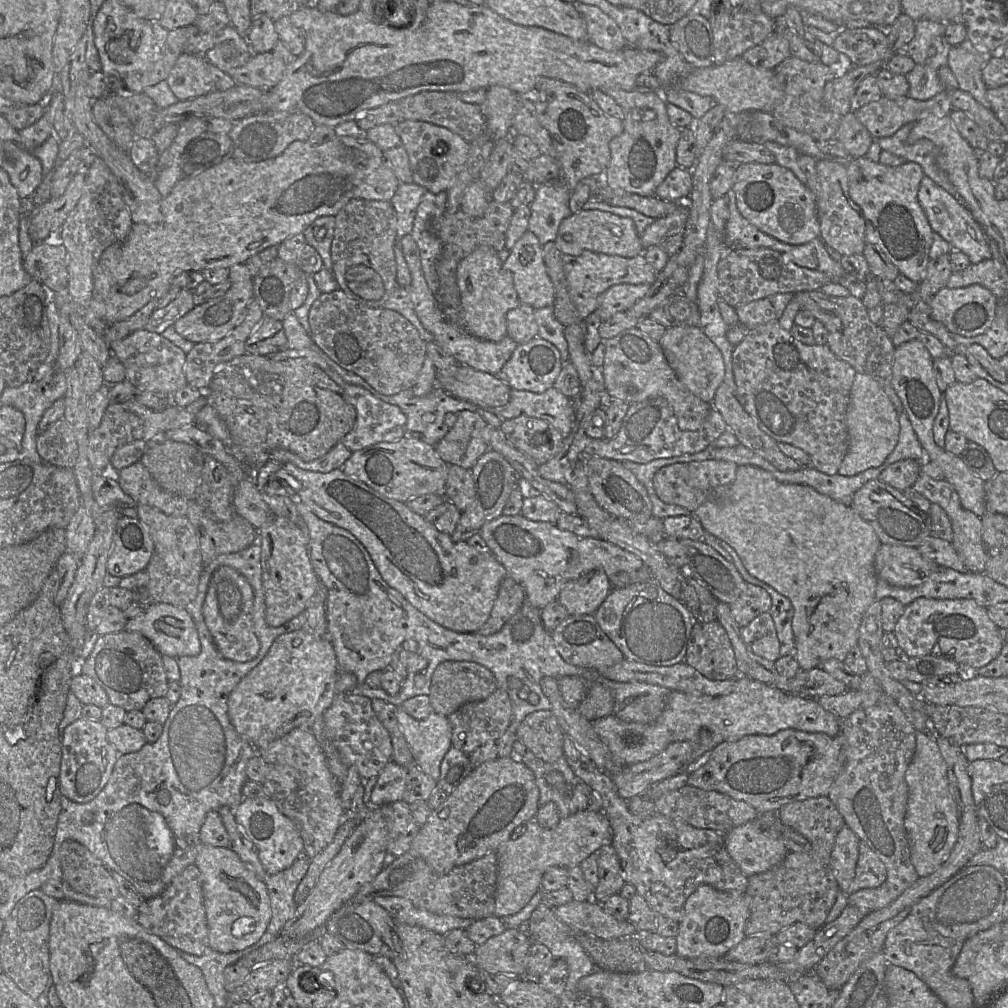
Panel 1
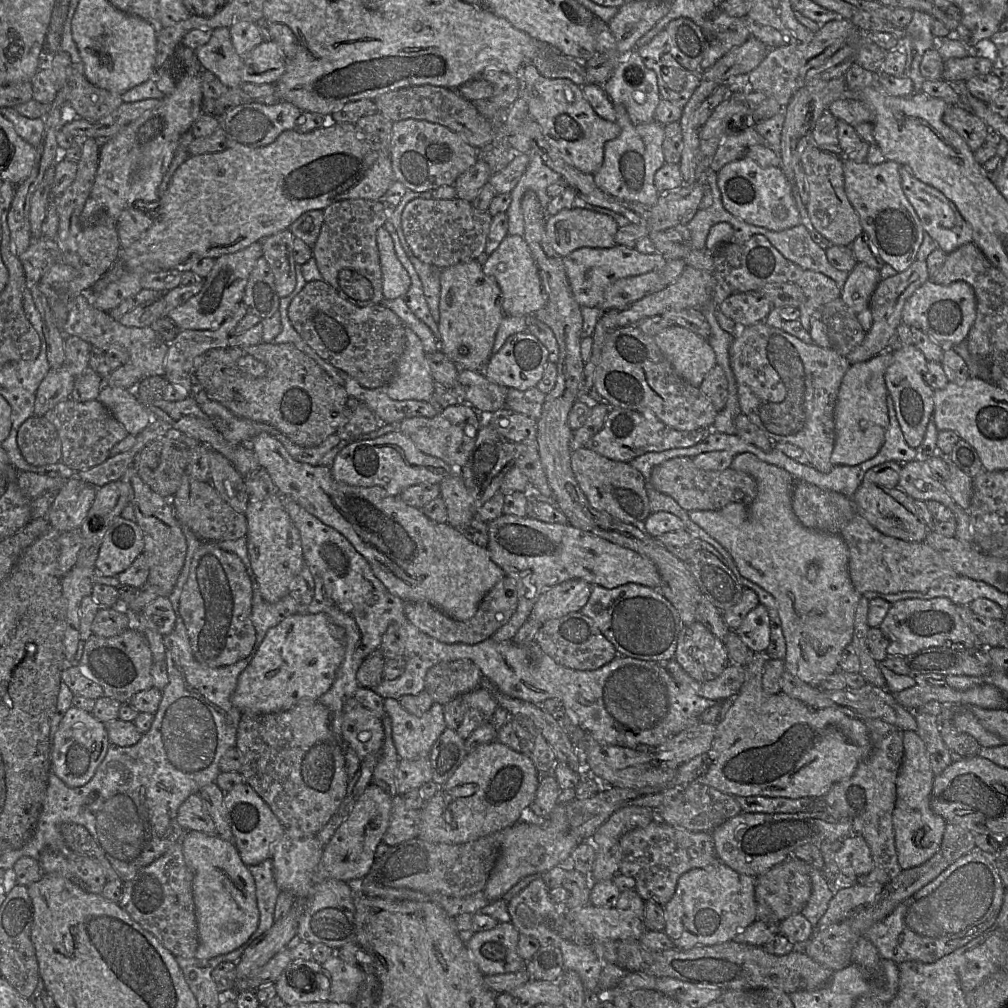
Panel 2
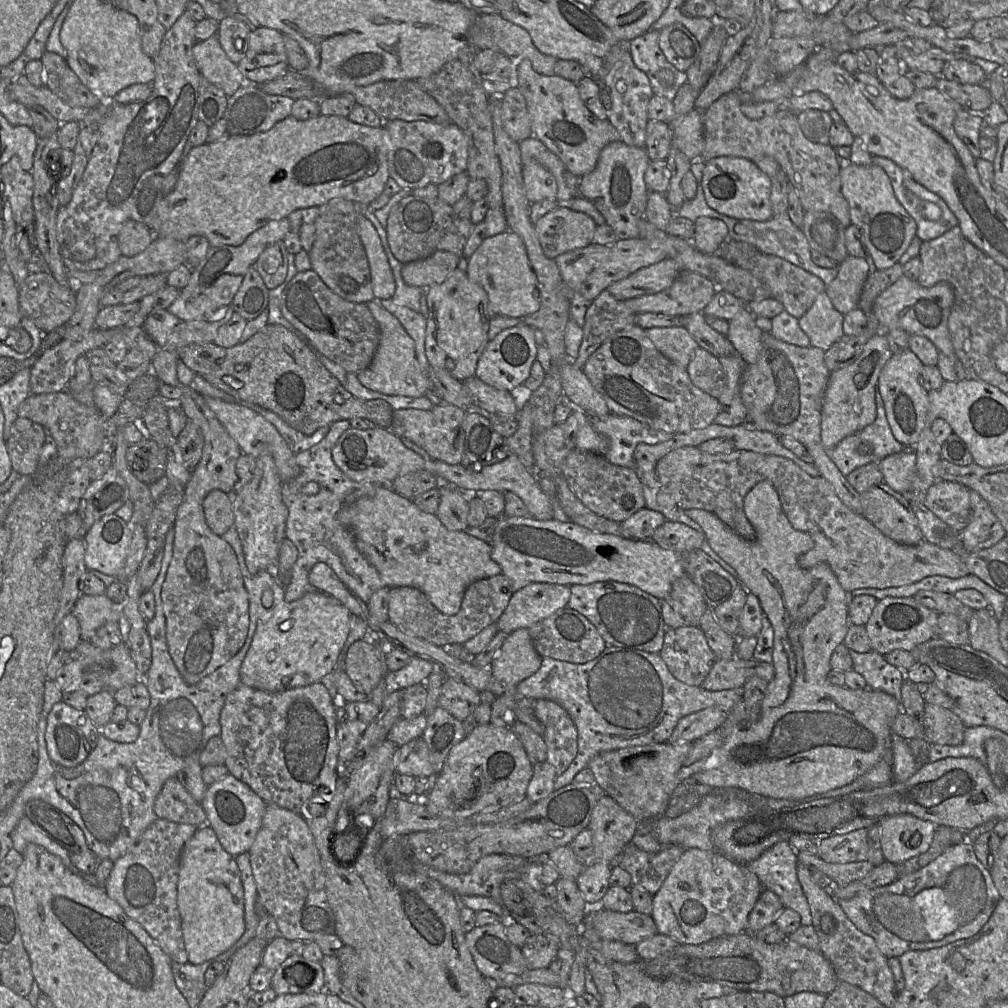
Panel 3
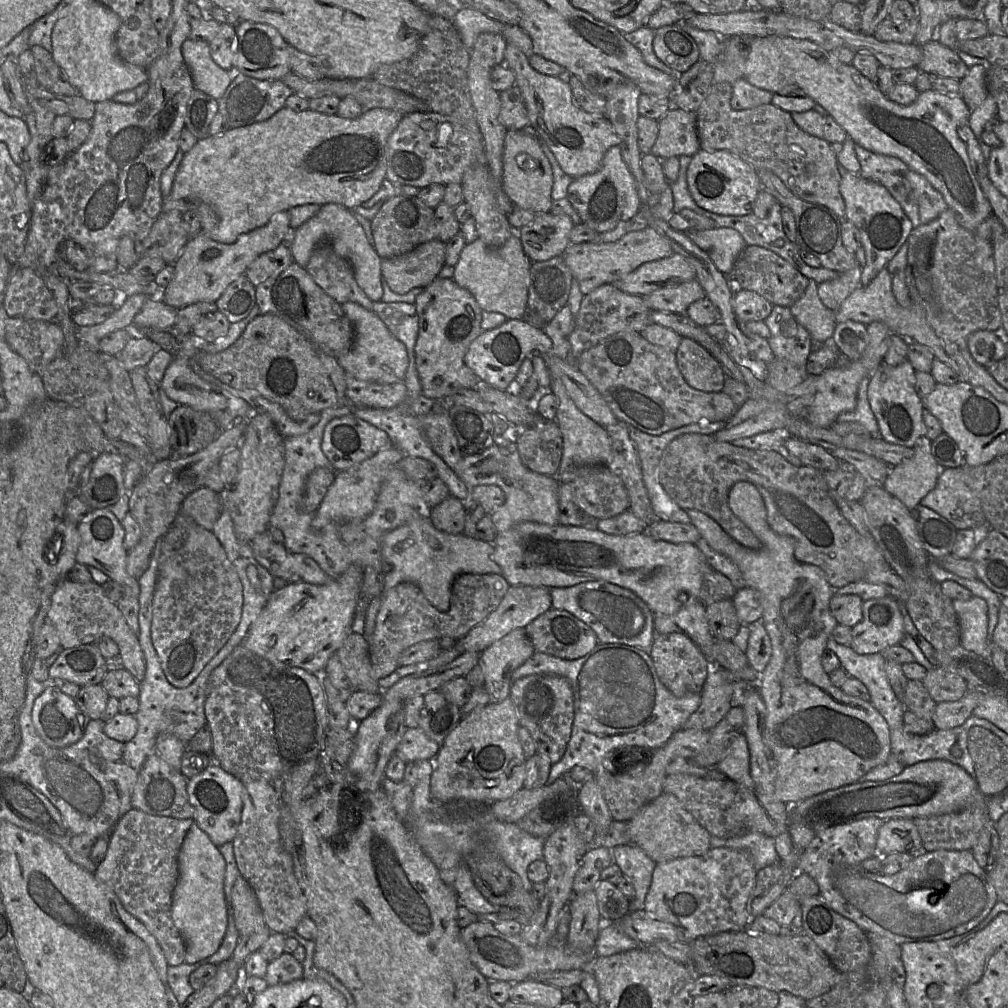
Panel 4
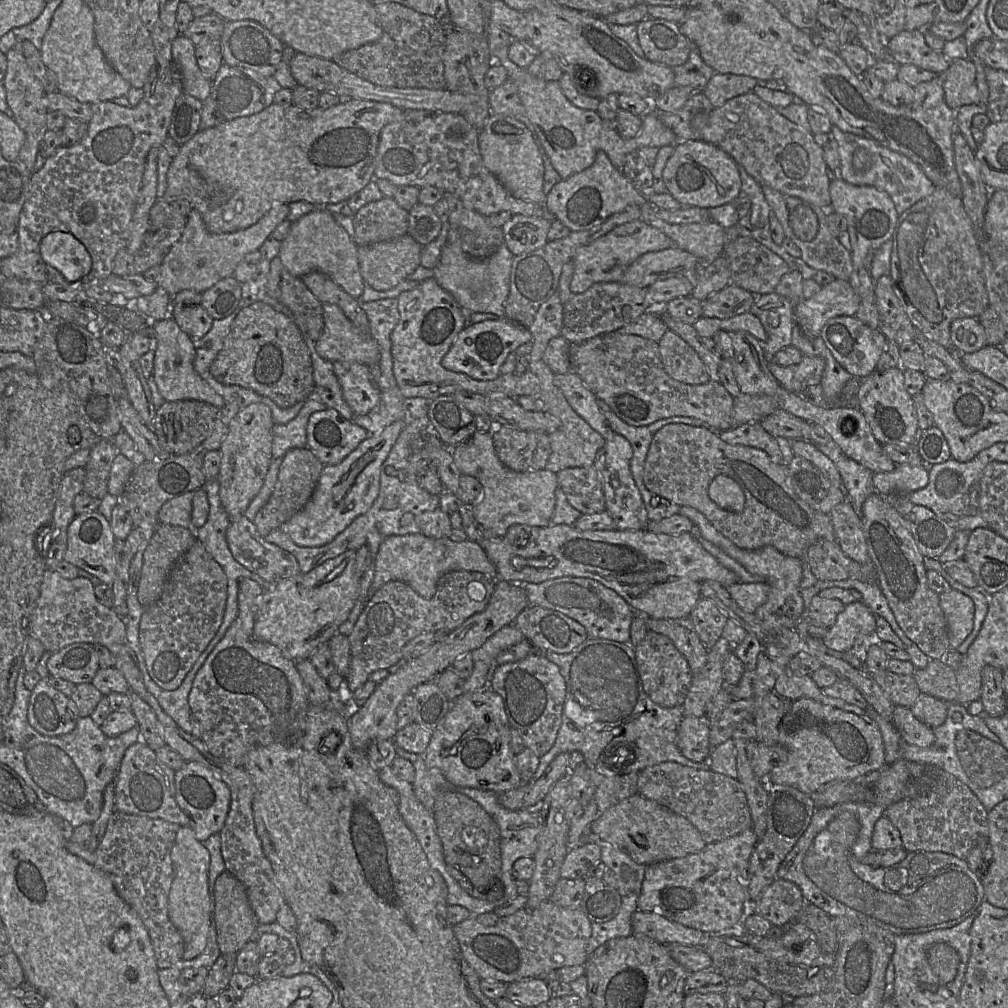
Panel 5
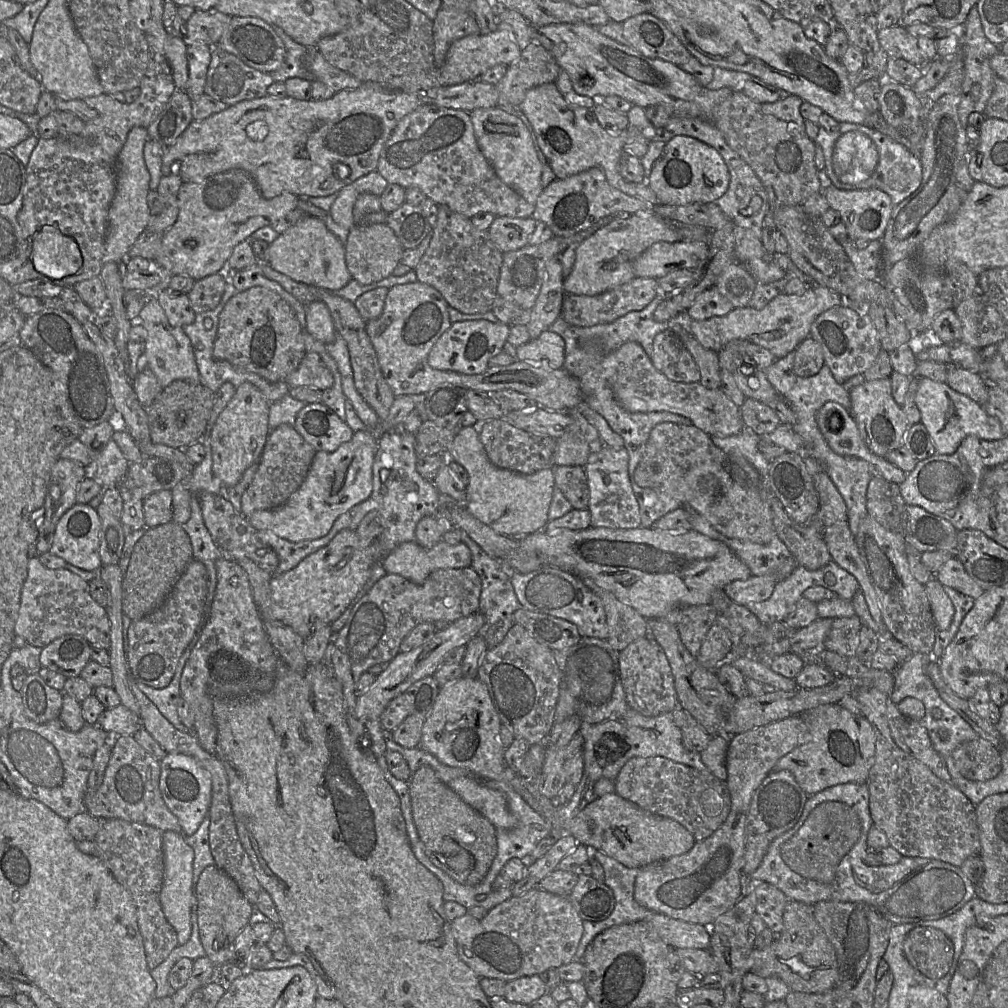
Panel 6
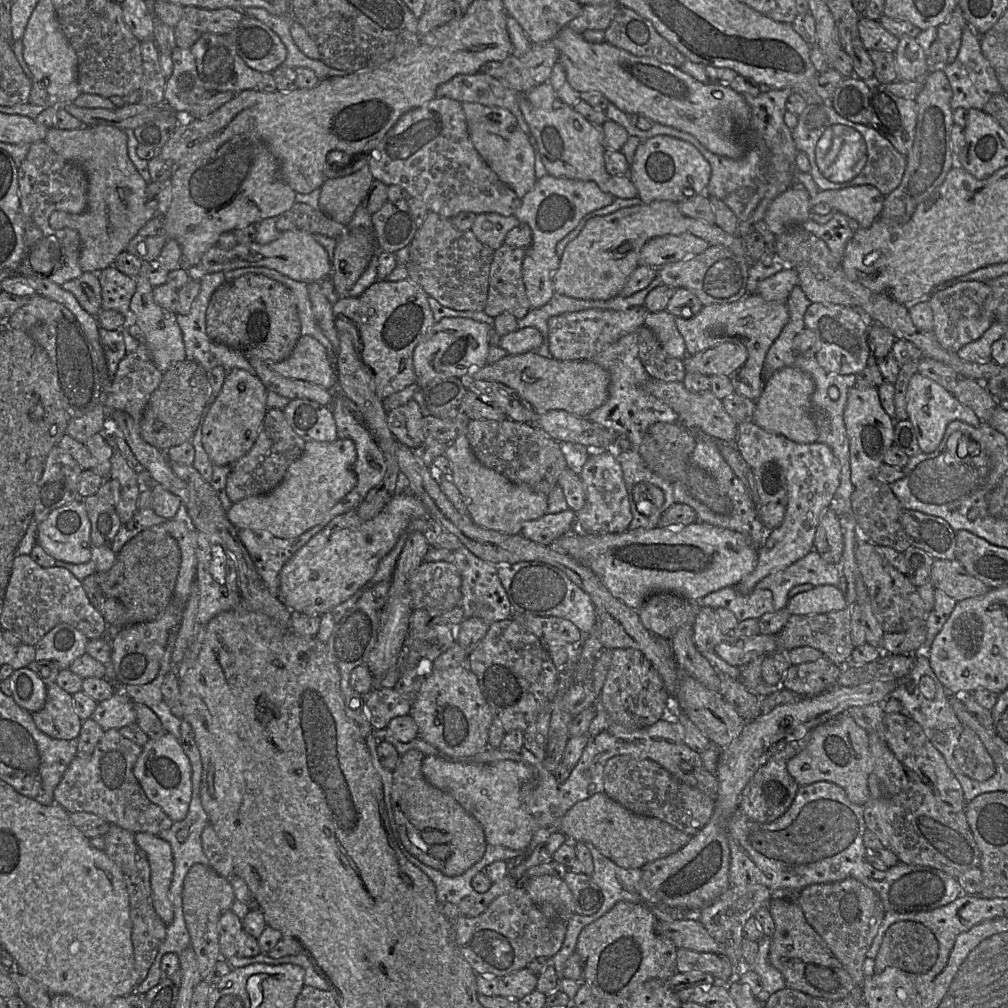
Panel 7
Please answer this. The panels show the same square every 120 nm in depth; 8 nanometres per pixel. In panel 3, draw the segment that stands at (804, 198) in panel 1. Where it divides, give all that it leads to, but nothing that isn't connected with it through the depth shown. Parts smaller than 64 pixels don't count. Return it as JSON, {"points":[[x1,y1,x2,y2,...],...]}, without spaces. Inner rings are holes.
{"points":[[722,156,707,161,705,163,701,186,707,204,721,214,737,219,749,219,755,221,767,221,773,216,770,200,772,179,749,159]]}

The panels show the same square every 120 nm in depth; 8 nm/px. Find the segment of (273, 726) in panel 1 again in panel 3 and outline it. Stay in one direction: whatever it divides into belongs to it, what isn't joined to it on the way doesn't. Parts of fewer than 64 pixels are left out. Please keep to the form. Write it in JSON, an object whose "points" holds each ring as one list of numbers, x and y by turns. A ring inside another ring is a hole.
{"points":[[310,591,300,599,284,601,256,627,240,667,240,681,254,689,279,693,326,680,341,662,341,651,351,629,352,614,334,597]]}

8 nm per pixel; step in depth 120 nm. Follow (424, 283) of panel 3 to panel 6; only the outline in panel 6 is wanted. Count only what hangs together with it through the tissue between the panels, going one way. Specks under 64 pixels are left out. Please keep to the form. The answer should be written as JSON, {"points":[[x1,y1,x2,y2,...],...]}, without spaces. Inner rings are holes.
{"points":[[356,224,349,229,345,242,345,259,352,279,368,285,393,275,394,269,401,263,404,248,393,230,386,224]]}

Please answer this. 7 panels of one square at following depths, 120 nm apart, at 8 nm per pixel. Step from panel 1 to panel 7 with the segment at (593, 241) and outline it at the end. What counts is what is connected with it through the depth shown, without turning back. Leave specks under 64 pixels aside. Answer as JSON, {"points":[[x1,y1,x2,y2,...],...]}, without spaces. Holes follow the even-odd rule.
{"points":[[482,213,476,215,471,231,481,243,495,251,504,245,508,232,520,224,515,216]]}

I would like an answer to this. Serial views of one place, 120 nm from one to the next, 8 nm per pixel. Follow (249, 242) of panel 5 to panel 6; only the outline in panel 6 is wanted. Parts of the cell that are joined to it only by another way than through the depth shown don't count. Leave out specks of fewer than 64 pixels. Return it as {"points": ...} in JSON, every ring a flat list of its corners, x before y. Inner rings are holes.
{"points":[[240,168,218,172,200,182,184,182,177,194,179,213,176,222,164,233,162,247,154,260,155,264,169,270,173,275,188,275,199,280,219,273,227,265,234,247,243,240,252,239,252,234,261,227,272,225,296,209,299,197,284,192,271,199,264,198,250,174]]}

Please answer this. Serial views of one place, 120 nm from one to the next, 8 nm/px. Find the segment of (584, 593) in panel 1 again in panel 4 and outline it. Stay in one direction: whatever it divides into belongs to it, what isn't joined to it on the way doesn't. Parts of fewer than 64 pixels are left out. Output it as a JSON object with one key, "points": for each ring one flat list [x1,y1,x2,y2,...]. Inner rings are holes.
{"points":[[510,585,498,607,465,636,456,640,454,646,462,646,465,652,480,653,512,630,525,628,531,621,550,608,552,608,550,588,543,586]]}

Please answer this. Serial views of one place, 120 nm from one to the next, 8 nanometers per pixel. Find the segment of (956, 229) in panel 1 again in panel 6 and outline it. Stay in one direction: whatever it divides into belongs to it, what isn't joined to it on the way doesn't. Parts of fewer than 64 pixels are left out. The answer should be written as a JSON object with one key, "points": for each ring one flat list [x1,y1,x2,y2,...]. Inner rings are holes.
{"points":[[825,112,817,125,819,132,814,142,822,149,824,170,835,187,842,190,880,189,890,196,894,207,920,186,922,166,919,157,891,137,866,125,839,122]]}

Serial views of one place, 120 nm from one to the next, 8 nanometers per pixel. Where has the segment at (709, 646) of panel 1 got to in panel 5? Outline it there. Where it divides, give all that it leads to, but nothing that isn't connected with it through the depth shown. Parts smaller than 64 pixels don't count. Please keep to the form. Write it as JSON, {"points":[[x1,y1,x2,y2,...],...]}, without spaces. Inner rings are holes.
{"points":[[648,631,643,640,634,647,635,657,643,689,657,705,673,708,684,703,693,679,686,658,665,635]]}

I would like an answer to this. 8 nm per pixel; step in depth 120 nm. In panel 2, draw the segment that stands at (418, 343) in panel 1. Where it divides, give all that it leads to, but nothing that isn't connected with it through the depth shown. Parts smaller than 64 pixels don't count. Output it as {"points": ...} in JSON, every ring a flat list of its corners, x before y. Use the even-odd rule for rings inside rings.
{"points":[[324,280,306,282,288,307,292,326,325,361,344,371,362,386,377,389,388,384,406,347,406,325,381,305,357,307,343,299]]}

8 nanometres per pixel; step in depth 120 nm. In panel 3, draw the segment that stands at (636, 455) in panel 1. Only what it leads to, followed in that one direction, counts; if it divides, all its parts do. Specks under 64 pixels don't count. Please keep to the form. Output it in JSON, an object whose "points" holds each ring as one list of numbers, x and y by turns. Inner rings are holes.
{"points":[[613,413,594,419,593,427,609,440,606,459,614,465,632,469,635,469,634,450,639,443,655,445,675,435,655,430,634,418]]}

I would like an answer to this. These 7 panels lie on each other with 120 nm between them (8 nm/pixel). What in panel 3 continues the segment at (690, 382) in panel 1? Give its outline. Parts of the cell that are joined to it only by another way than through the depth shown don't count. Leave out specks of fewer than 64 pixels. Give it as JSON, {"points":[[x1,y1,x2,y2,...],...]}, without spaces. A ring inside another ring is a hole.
{"points":[[684,326,653,327,644,330,661,353,685,368,694,350,699,347]]}

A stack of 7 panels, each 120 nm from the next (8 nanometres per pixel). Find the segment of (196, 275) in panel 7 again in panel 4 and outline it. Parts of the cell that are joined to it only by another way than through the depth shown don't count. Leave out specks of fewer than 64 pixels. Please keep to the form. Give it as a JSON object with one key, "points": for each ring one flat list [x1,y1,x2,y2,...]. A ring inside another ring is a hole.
{"points":[[335,203,321,205,319,211,313,217,296,229,295,239,290,246,293,261,305,267,312,251,323,244,330,245,337,255,351,263,355,279,369,299,382,301,384,293,381,274,382,258,367,238,363,227,354,217,352,210]]}

